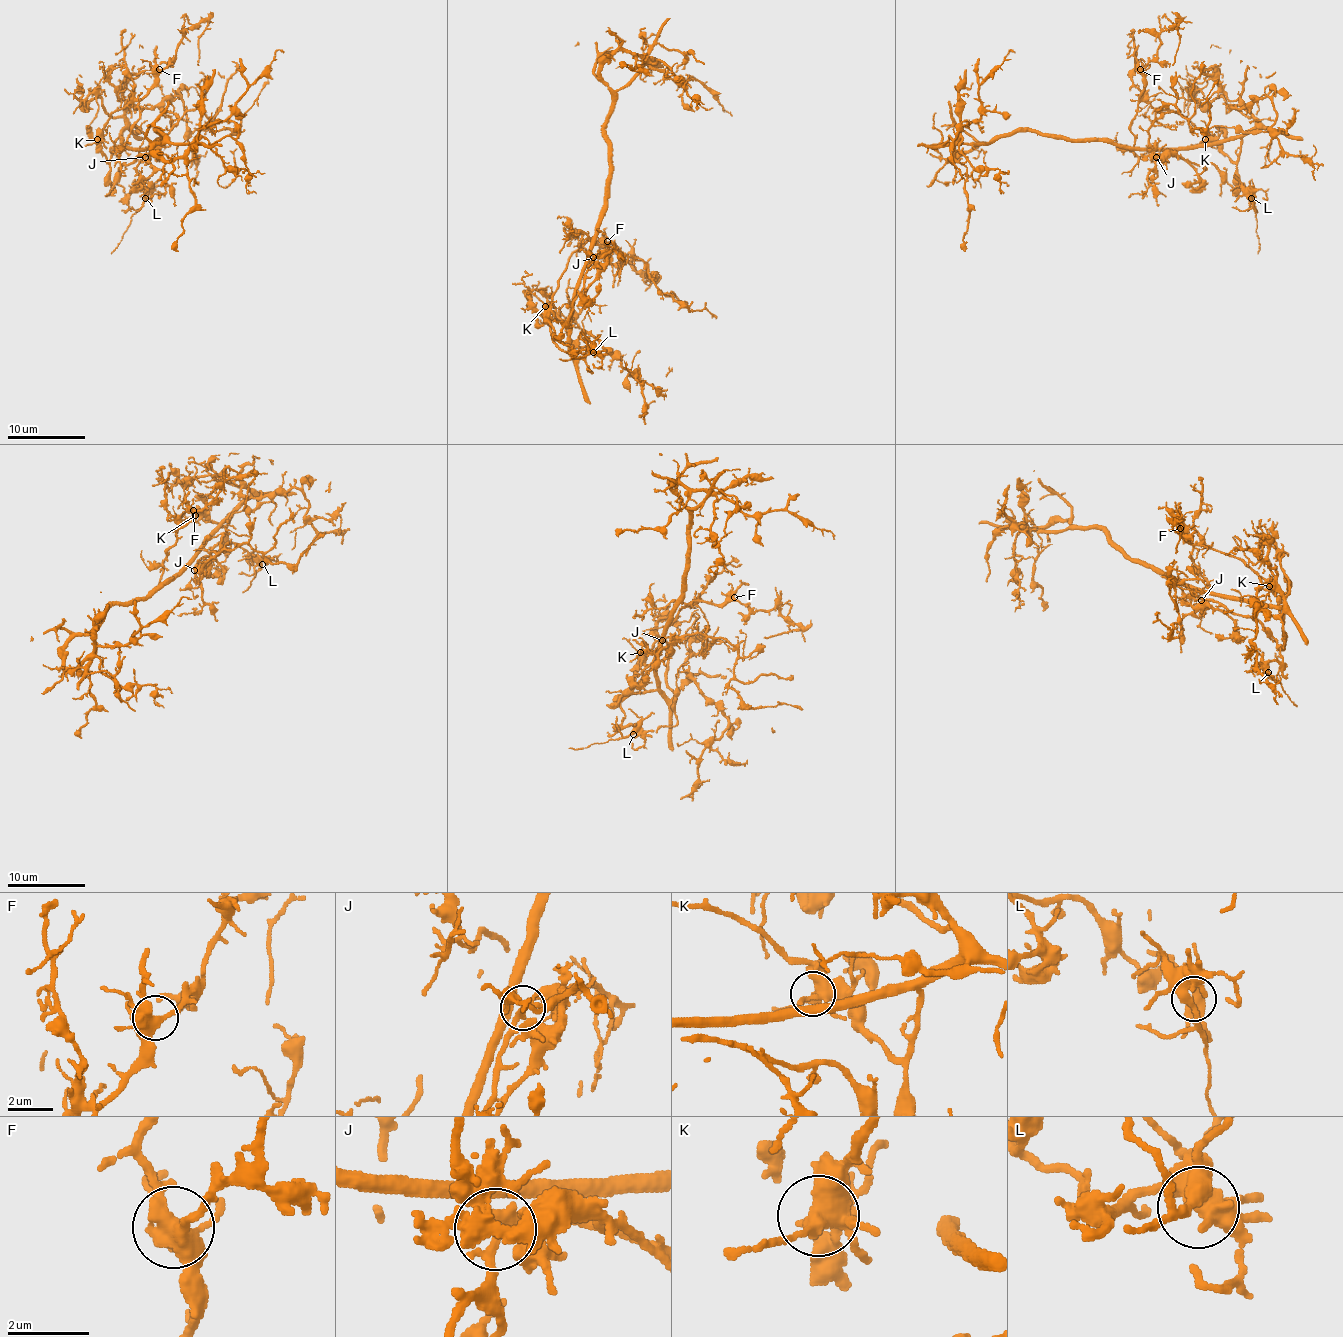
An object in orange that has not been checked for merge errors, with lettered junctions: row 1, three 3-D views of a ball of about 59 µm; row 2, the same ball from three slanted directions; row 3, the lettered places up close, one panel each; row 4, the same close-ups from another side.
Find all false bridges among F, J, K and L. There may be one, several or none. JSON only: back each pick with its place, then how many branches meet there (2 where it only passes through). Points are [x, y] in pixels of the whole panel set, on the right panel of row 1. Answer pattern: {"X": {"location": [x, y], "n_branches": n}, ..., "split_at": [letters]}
{"split_at": []}

